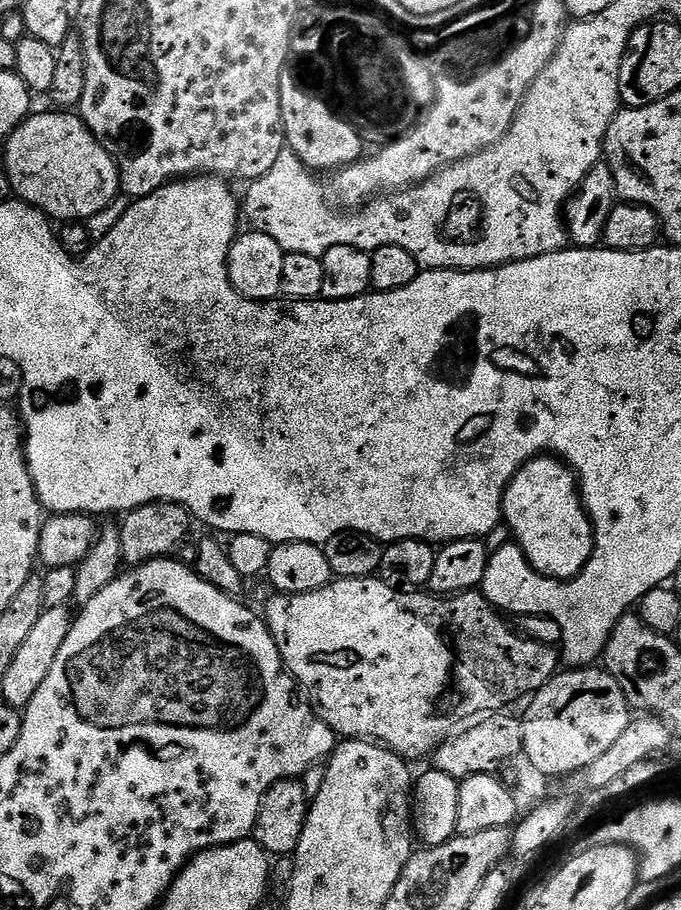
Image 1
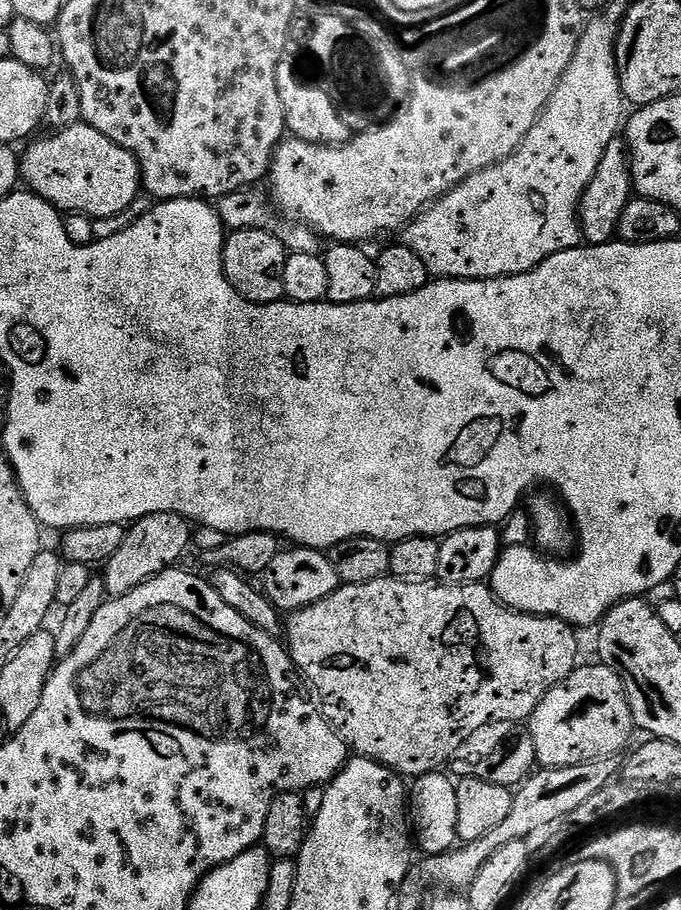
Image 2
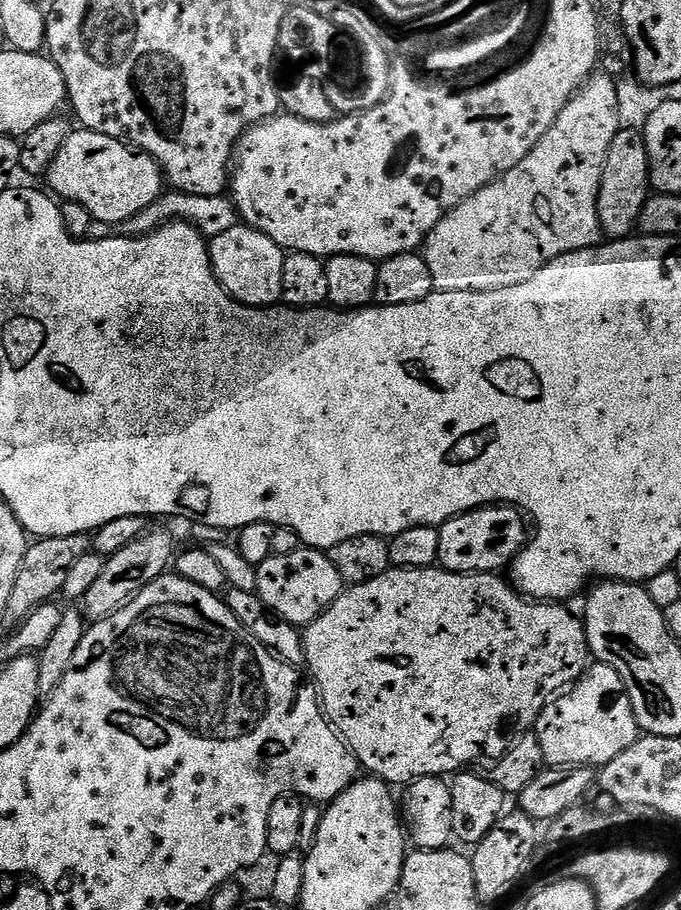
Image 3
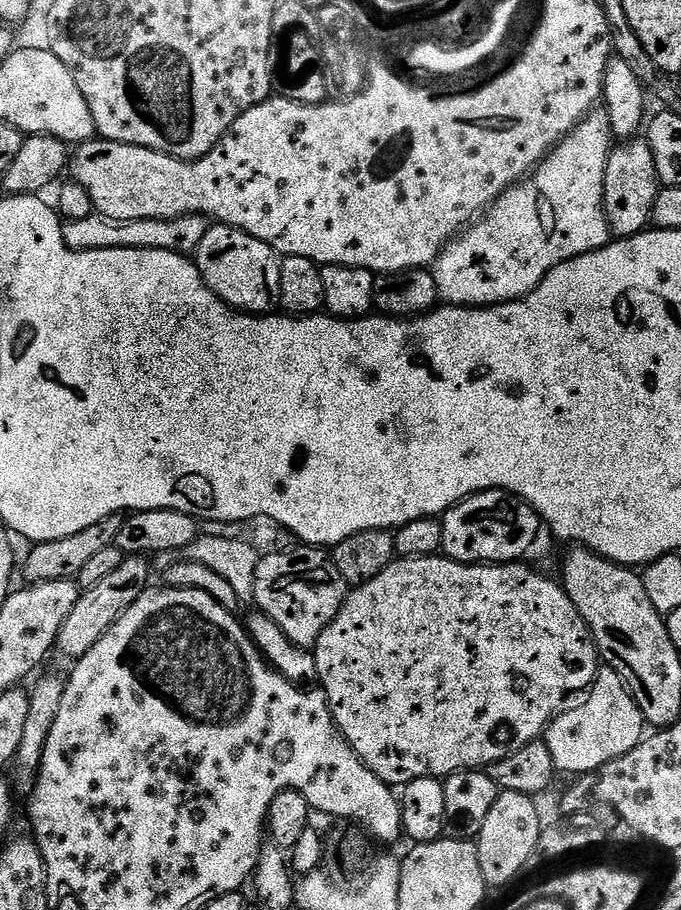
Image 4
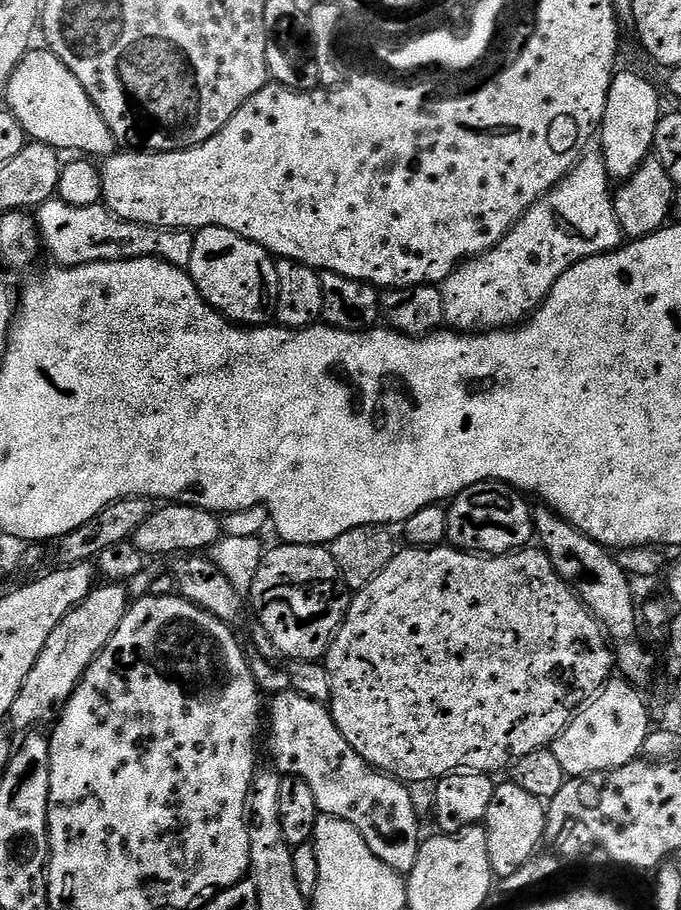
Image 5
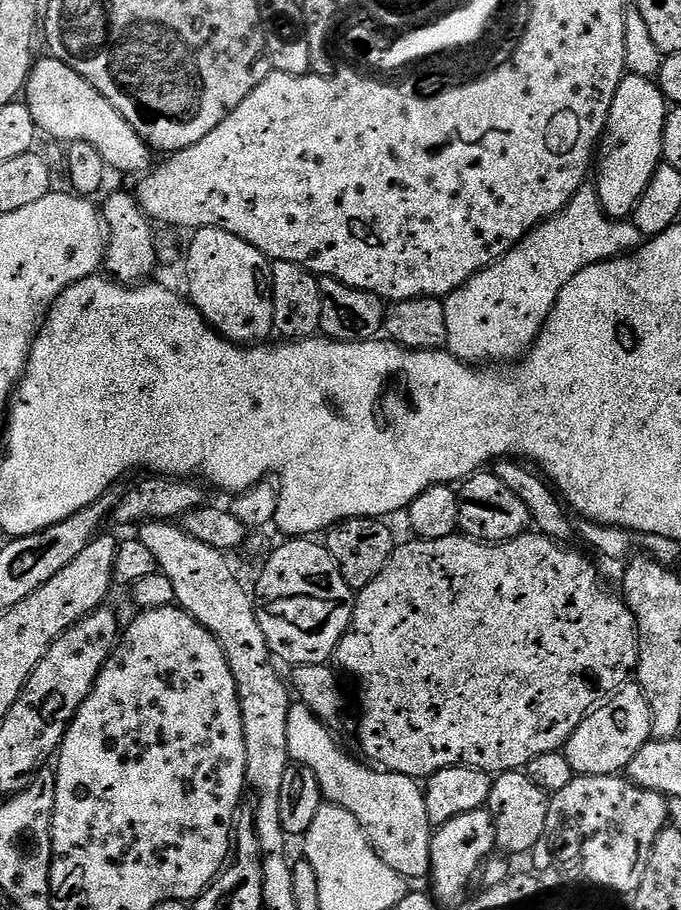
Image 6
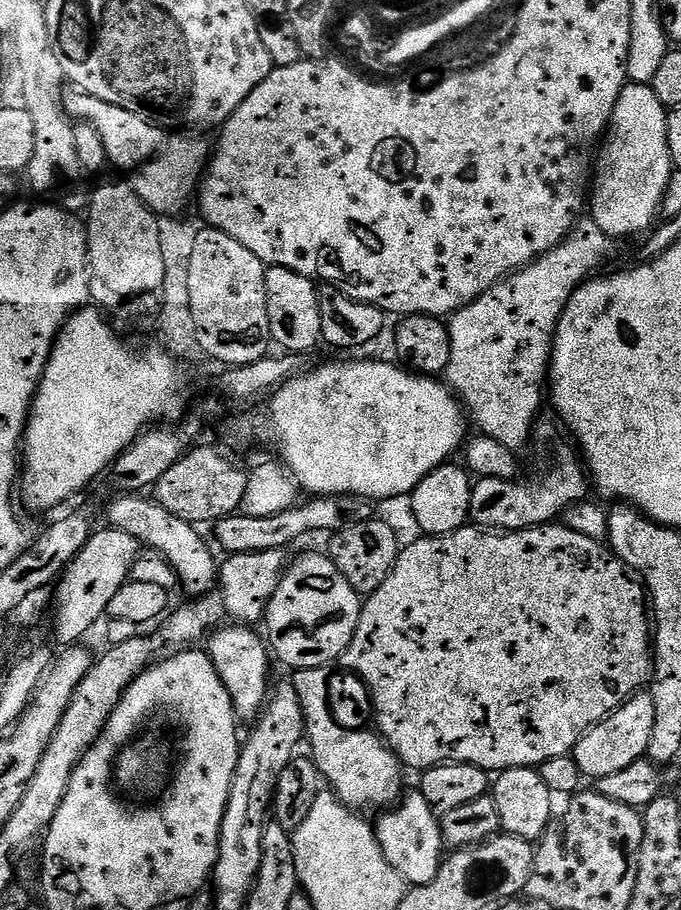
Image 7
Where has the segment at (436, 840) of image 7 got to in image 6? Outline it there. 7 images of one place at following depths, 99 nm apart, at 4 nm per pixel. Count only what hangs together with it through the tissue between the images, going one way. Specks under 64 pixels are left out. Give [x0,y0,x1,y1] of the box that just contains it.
[288,702,434,881]

